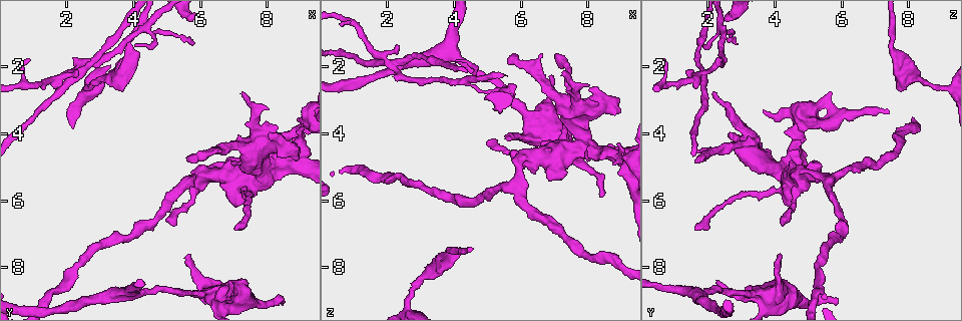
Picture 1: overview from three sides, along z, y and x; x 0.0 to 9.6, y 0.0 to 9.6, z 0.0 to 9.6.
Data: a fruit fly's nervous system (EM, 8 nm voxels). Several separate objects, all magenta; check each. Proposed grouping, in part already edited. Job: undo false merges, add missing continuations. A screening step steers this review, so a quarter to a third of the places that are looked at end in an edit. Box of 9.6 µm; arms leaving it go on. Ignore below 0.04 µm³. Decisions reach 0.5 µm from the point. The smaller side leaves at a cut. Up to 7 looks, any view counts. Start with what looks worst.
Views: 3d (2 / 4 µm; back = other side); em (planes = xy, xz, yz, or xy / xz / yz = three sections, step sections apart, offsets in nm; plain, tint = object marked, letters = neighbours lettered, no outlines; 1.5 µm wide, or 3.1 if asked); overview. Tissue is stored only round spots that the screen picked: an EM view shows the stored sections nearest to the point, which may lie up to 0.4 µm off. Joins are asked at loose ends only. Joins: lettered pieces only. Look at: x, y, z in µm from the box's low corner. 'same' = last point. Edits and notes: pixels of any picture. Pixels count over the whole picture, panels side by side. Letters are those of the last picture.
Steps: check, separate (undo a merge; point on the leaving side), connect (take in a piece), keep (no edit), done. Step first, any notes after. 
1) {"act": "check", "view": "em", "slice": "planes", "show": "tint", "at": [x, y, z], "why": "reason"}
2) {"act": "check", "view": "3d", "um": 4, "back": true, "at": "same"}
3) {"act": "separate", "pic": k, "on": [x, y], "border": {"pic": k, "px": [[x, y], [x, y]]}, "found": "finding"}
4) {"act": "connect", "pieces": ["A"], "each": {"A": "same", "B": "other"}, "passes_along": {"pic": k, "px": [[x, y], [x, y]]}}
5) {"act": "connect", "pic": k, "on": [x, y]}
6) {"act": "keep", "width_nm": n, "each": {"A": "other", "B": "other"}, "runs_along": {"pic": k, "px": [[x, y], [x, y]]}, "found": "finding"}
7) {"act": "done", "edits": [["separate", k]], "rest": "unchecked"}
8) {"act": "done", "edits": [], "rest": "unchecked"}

{"act": "check", "view": "em", "slice": "planes", "show": "letters", "at": [2.10, 2.25, 1.90]}

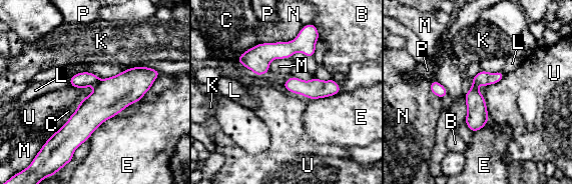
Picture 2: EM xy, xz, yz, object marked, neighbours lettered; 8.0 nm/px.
{"act": "separate", "pic": 2, "on": [82, 80], "each": {"B": "other", "C": "other", "E": "other", "K": "other", "L": "other", "M": "other", "N": "other", "P": "other", "U": "other"}, "part_leaving": {"pic": 2, "px": [[315, 38], [240, 59]]}, "found": "two neurons meet here"}

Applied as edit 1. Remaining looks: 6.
{"act": "check", "view": "em", "slice": "planes", "show": "letters", "at": [5.75, 4.85, 1.60], "why": "an open end"}

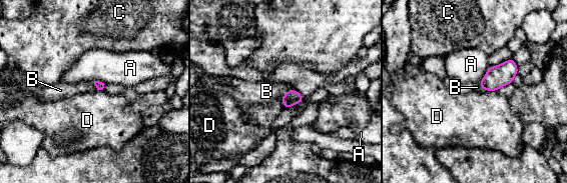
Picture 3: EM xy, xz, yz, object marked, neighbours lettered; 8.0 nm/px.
{"act": "connect", "pieces": ["B"], "longest_contact_nm": ["A", 150], "each": {"A": "other", "B": "same", "C": "other", "D": "other"}, "found": "it goes on there"}

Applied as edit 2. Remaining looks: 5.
{"act": "check", "view": "em", "slice": "yz", "step": 4, "show": "plain", "at": [5.20, 6.80, 4.25], "why": "branch stops here"}

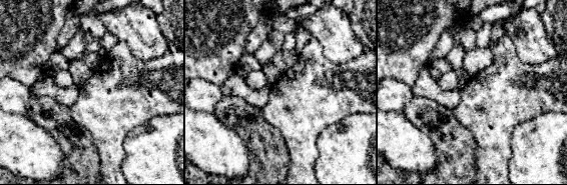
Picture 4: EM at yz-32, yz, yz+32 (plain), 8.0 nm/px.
{"act": "check", "view": "em", "slice": "yz", "step": 4, "show": "letters", "at": "same", "why": "what lies round it"}

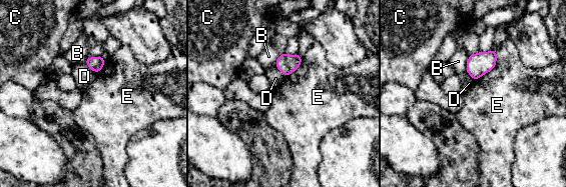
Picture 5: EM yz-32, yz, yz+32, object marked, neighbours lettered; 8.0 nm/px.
{"act": "keep", "each": {"B": "other", "C": "other", "D": "other", "E": "other"}, "border": {"pic": 5, "px": [[498, 51], [496, 65], [474, 81]]}, "found": "none of them fits"}

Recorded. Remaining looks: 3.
{"act": "done", "edits": [["separate", 2], ["connect", 3]], "rest": "unchecked"}

